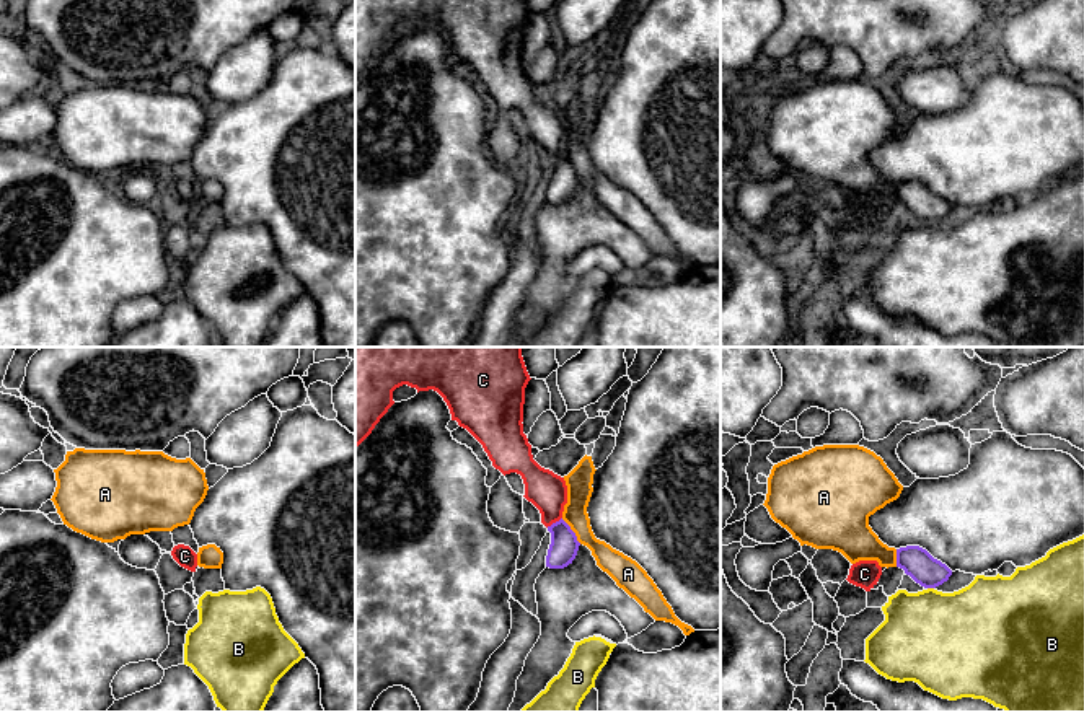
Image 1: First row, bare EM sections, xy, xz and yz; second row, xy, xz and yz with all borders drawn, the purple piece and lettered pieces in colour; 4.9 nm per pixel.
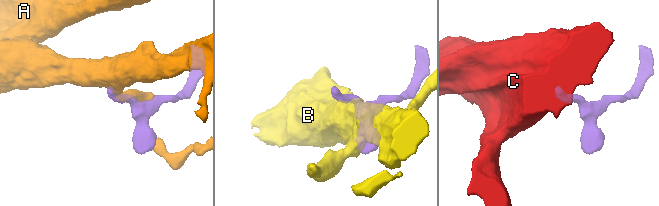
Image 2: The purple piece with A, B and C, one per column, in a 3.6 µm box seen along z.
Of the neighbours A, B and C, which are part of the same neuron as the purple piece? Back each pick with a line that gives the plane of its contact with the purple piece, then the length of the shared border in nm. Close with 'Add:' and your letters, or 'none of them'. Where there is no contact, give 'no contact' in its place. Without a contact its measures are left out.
C: xz | 90 nm
Add: C

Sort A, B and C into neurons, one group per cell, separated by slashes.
A / B / C

